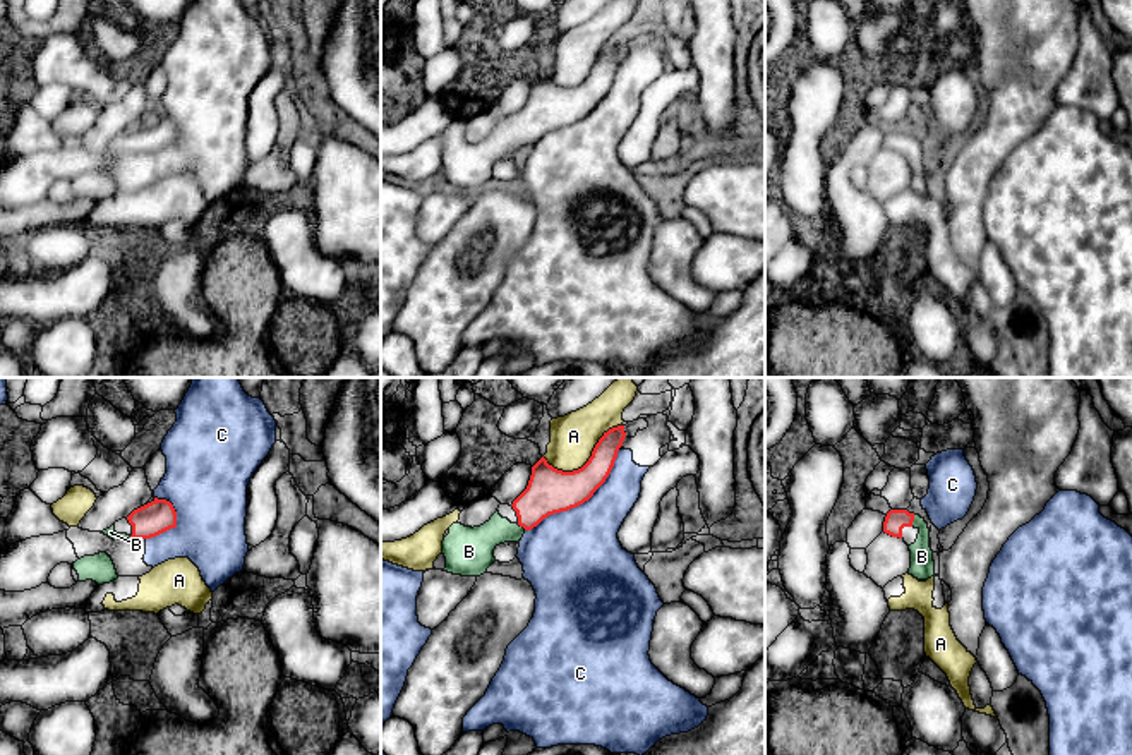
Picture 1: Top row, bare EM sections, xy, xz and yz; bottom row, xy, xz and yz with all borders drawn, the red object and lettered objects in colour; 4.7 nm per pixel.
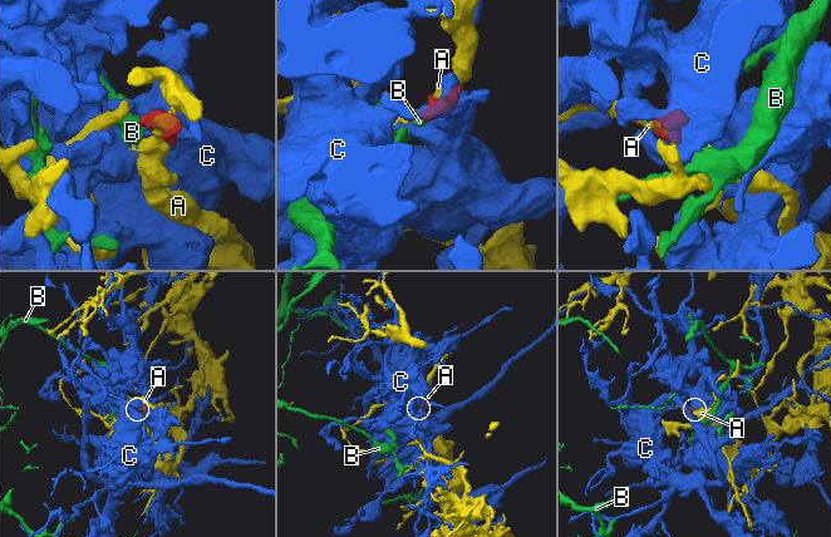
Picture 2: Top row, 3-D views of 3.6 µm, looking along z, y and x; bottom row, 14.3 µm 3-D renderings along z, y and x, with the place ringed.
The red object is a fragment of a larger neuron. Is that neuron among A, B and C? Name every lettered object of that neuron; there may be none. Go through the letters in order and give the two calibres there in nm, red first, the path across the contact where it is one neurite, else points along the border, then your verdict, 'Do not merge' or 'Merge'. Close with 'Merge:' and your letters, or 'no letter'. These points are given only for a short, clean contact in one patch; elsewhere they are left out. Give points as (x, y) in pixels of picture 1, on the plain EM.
A: Thickness 220 nm (red) against 220 nm. Do not merge
B: Thickness 100 nm (red) against 110 nm. Path across: yz (896, 136), (913, 136), (921, 144), (921, 172). Merge
C: Thickness 220 nm (red) against 440 nm. Do not merge
Merge: B

